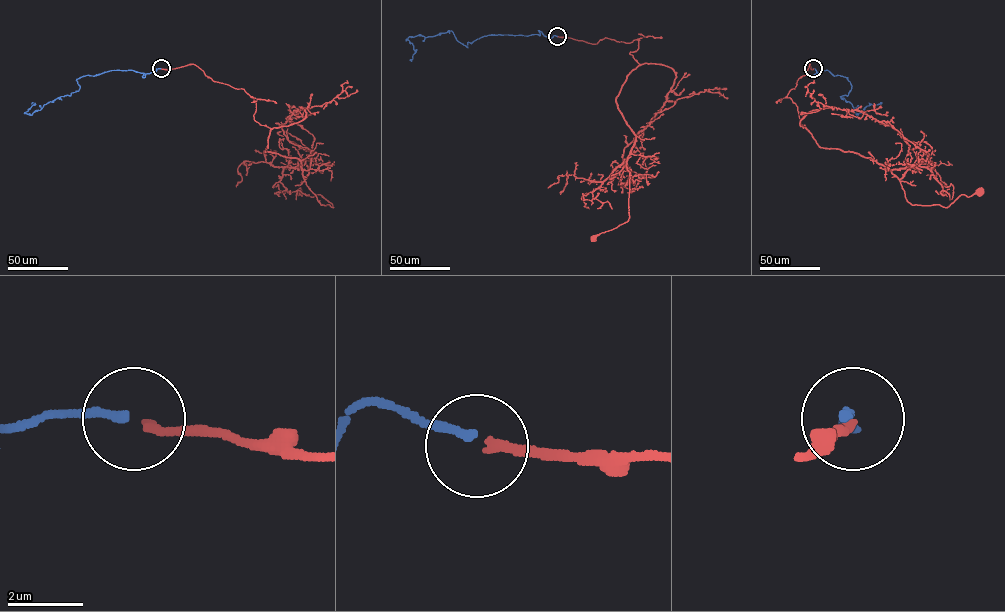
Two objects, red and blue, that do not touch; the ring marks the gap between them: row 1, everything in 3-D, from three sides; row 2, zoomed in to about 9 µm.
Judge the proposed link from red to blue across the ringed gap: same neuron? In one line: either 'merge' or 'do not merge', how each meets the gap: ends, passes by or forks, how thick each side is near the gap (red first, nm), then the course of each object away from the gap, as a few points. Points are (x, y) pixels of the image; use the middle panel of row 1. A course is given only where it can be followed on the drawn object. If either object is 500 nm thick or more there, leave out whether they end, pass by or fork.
merge; red ends; blue ends; calibres 240 and 240 nm; course red (557, 37), (638, 41), (629, 53), (639, 64), (616, 97), (635, 138), (626, 165), (629, 218), (594, 238); course blue (557, 36), (539, 30), (491, 34), (467, 47), (451, 31), (409, 36), (410, 60)

